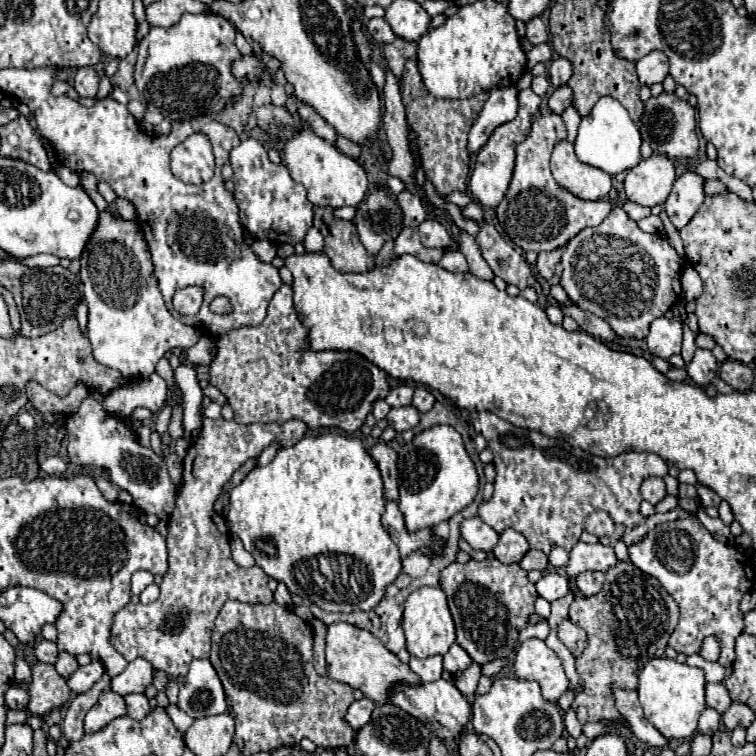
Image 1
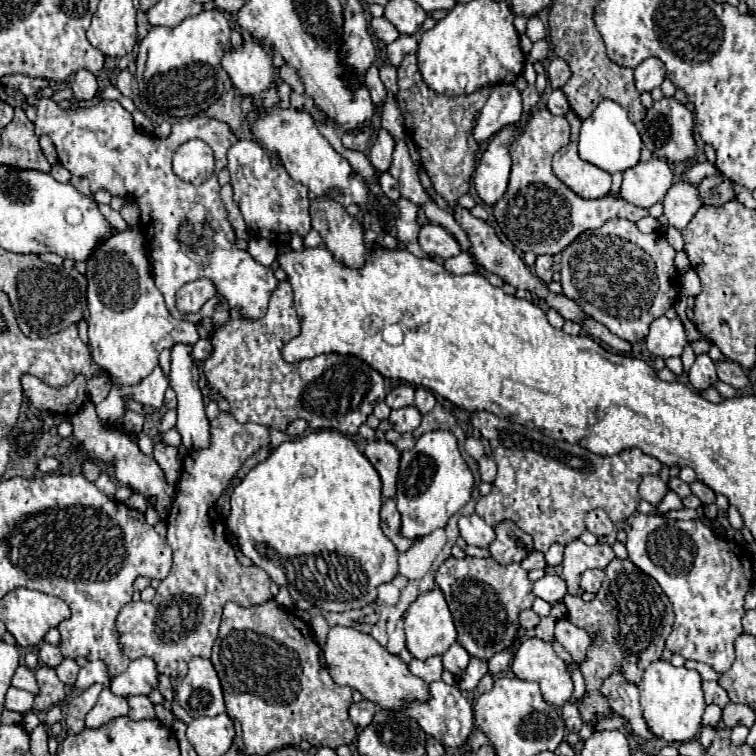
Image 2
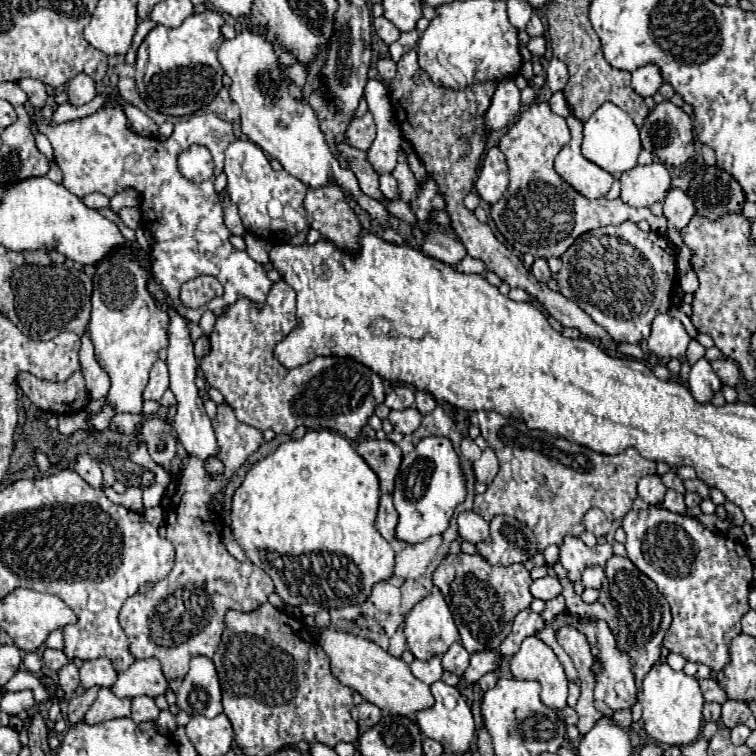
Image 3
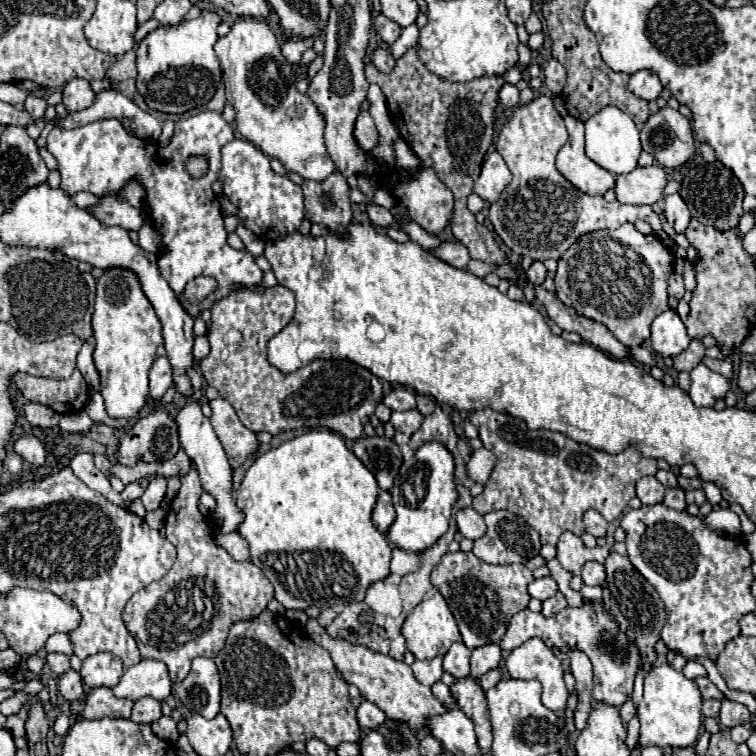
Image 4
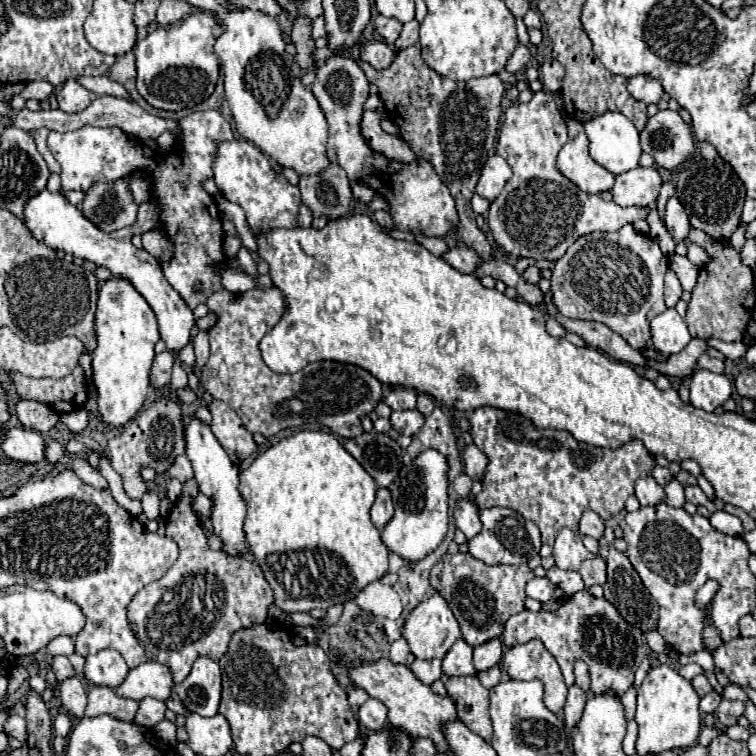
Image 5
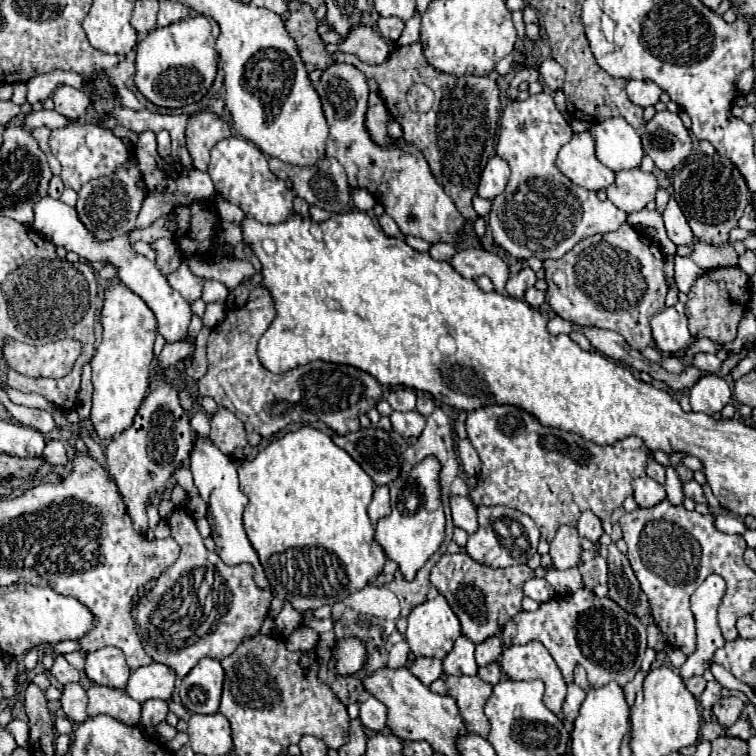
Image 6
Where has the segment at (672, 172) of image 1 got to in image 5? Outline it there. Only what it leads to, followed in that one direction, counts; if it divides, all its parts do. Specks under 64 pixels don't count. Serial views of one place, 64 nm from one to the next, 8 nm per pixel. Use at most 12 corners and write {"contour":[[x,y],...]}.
{"contour":[[656,168],[618,174],[610,190],[620,206],[656,202],[662,178]]}

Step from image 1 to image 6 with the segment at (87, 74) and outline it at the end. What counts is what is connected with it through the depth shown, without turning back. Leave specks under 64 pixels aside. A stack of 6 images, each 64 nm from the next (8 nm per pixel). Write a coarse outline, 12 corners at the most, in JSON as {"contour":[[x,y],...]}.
{"contour":[[72,86],[54,90],[54,110],[80,116],[88,108],[86,92]]}

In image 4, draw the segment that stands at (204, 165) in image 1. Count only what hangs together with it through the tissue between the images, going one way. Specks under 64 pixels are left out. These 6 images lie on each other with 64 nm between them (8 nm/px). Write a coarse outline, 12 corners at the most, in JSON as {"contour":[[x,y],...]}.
{"contour":[[190,156],[186,172],[192,178],[202,178],[208,172],[206,156]]}

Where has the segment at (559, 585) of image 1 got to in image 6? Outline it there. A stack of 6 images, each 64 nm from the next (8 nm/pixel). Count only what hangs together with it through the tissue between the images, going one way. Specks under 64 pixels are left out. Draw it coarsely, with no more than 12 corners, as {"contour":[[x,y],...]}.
{"contour":[[544,578],[524,584],[524,594],[536,602],[548,602],[556,596]]}

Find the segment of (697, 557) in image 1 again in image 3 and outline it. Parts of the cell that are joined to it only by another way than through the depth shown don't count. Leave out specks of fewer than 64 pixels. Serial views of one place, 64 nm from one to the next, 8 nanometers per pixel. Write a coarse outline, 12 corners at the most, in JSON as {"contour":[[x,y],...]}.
{"contour":[[660,506],[626,552],[672,608],[664,646],[720,672],[750,610],[736,540]]}

